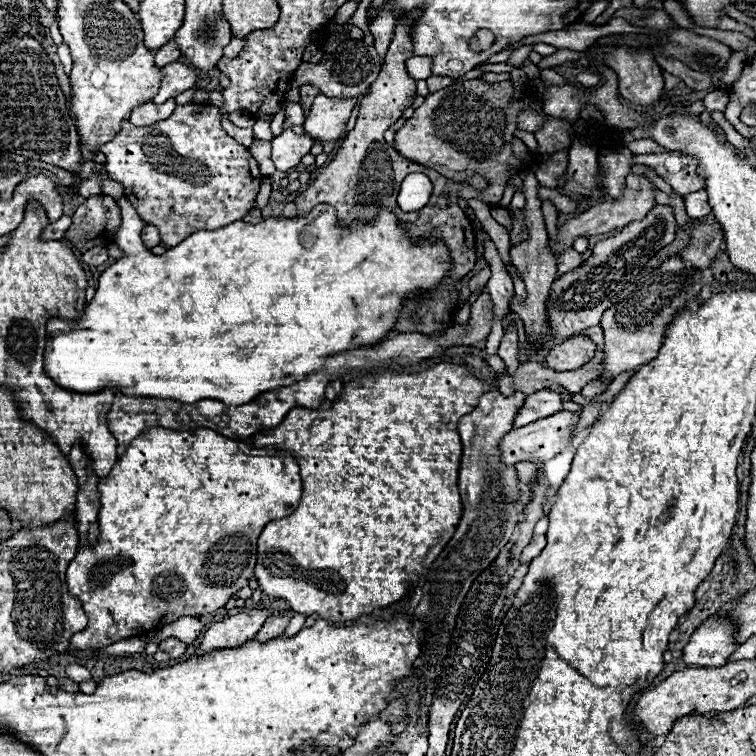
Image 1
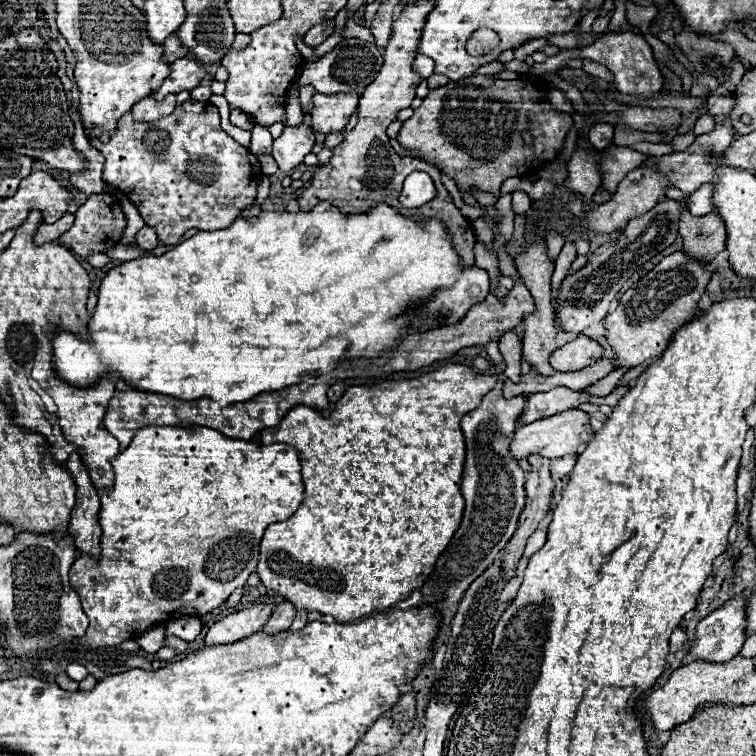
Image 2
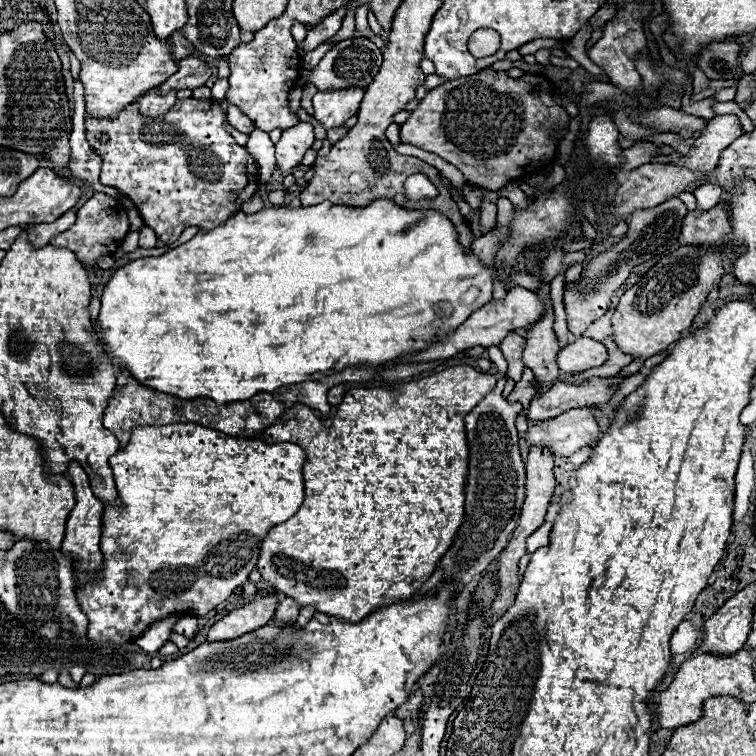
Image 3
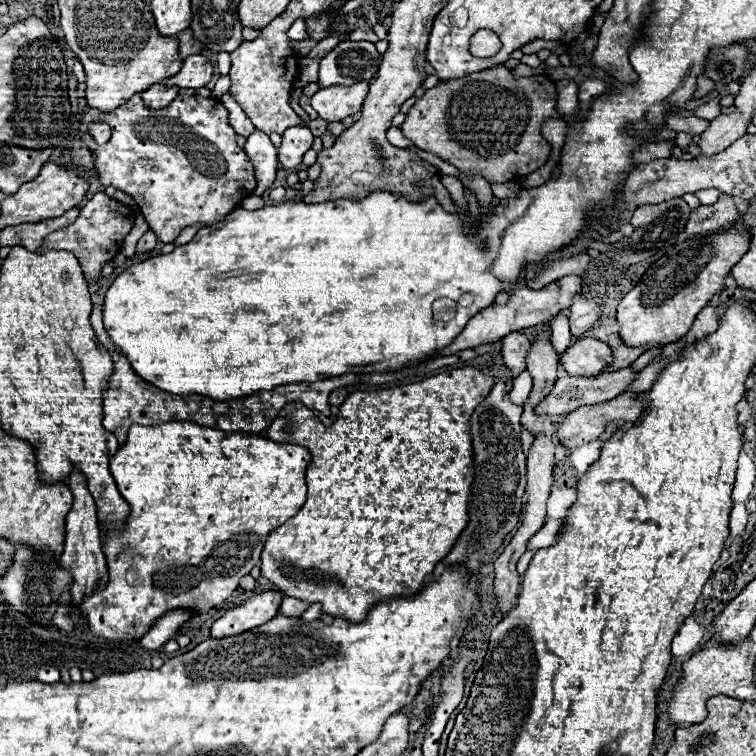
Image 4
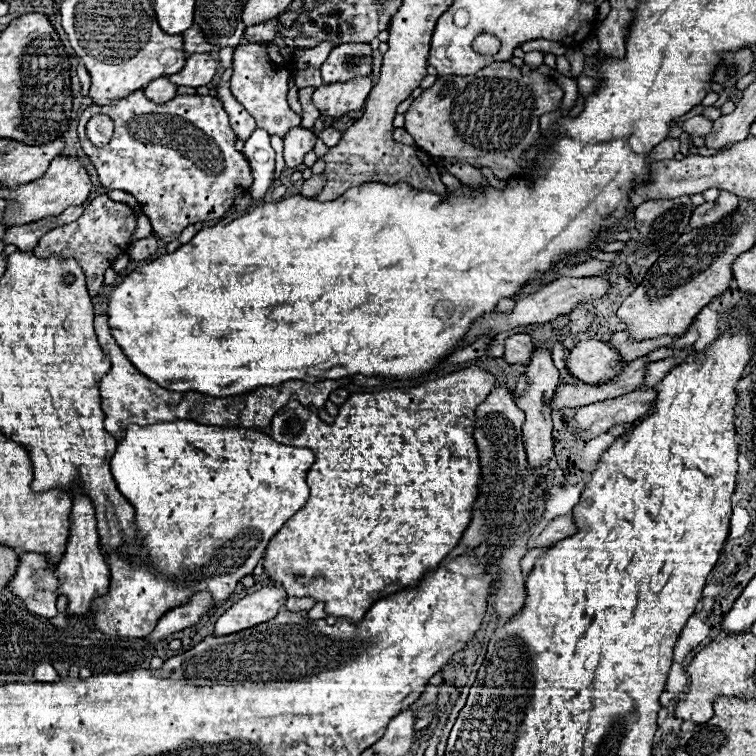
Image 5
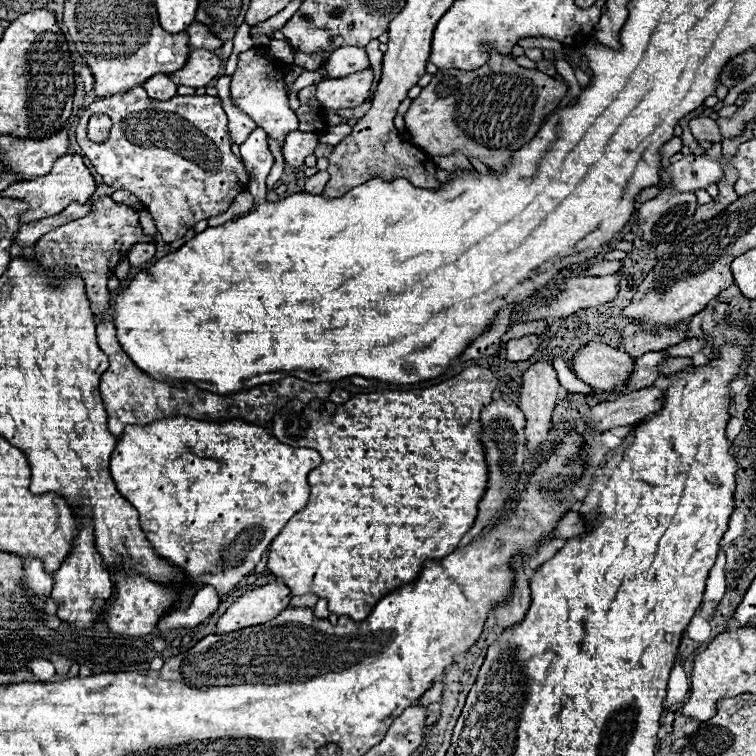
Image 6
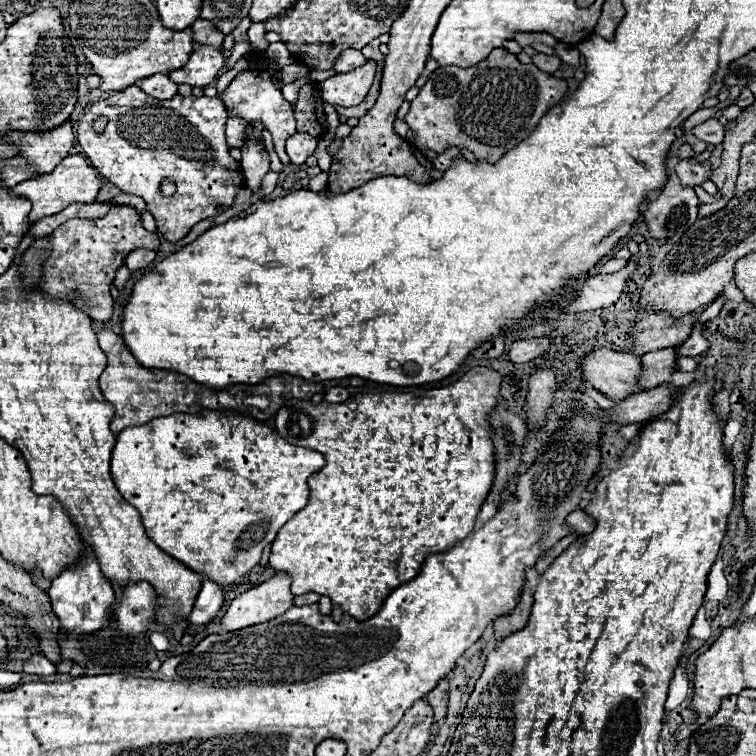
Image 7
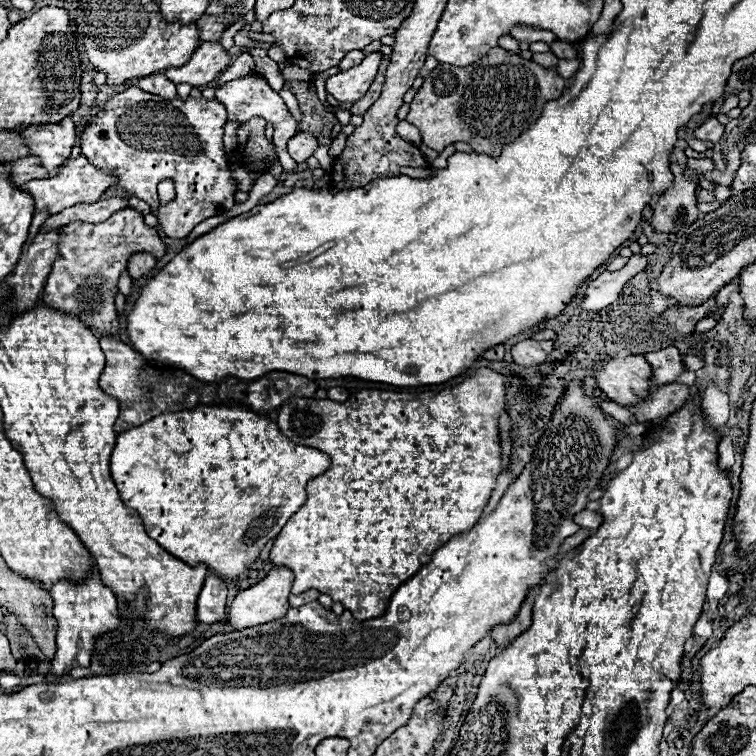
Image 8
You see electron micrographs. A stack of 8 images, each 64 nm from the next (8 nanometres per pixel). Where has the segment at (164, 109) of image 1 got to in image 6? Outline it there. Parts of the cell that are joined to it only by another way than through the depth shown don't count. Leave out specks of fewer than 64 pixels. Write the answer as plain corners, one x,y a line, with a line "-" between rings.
154,74
142,88
154,100
170,100
170,96
176,96
176,84
166,74

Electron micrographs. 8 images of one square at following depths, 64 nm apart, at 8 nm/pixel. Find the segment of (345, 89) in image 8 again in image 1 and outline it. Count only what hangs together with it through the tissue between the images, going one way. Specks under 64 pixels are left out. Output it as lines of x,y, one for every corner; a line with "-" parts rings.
319,94
314,99
303,129
312,138
318,138
322,142
338,140
346,130
346,122
356,104
358,104
356,98
340,100

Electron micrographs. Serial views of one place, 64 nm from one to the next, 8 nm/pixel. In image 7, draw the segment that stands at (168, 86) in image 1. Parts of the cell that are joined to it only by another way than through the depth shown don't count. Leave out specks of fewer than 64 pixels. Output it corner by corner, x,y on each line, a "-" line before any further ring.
198,46
188,64
168,72
168,78
176,84
188,84
188,86
208,86
218,72
226,66
226,54
222,48
214,46

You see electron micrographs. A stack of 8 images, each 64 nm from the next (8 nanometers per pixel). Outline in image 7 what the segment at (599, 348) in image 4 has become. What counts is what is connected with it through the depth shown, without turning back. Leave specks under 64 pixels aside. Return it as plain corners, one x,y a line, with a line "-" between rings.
594,350
584,358
582,364
584,380
592,382
610,400
626,400
628,396
640,392
640,372
642,360
636,354
622,354
614,350

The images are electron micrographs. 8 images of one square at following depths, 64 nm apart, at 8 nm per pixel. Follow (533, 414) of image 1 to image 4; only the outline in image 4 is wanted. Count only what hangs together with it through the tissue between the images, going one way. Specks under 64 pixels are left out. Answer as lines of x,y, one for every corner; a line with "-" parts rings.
632,366
596,378
560,374
550,396
546,396
546,400
536,406
536,412
544,416
562,416
566,412
572,412
580,404
598,404
602,400
610,400
610,396
620,396
622,392
626,392
636,376
638,374

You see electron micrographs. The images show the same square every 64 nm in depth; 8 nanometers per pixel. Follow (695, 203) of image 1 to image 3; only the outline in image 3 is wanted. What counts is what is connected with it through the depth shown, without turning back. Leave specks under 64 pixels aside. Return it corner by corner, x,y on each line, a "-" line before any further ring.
712,184
698,186
694,190
694,196
698,200
698,210
706,210
706,208
712,208
714,204
718,204
720,202
720,194
722,194
722,190
718,186
712,186

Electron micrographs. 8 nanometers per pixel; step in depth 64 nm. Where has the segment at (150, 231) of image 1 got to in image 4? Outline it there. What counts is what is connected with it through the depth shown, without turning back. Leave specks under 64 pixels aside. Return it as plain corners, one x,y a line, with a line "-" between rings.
148,230
148,232
138,240
138,244
136,244
136,254
146,254
146,252
150,252
150,250
154,250
154,248
156,248
156,234

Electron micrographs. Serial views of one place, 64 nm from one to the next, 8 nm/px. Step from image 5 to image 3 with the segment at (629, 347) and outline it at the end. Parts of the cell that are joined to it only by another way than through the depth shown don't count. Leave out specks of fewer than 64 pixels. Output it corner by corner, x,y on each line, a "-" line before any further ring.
608,336
608,338
604,340
604,344
606,344
606,348
608,348
610,360
608,360
604,366
600,366
600,368
592,368
592,370
586,370
586,372
582,372
582,374
576,374
574,380
586,380
586,378
590,378
590,376
614,376
616,372
620,372
624,366
628,366
628,364
634,360
634,356
628,356
626,352
622,352
622,350
618,348
618,344
614,342
612,336

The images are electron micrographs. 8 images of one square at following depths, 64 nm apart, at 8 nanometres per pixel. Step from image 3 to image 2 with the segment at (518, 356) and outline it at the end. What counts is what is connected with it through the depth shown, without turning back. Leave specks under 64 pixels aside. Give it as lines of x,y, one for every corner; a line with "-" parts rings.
506,332
500,342
498,342
498,348
506,360
506,372
504,376
512,382
518,382
520,380
520,356
522,356
522,342
520,338
514,334
514,332

